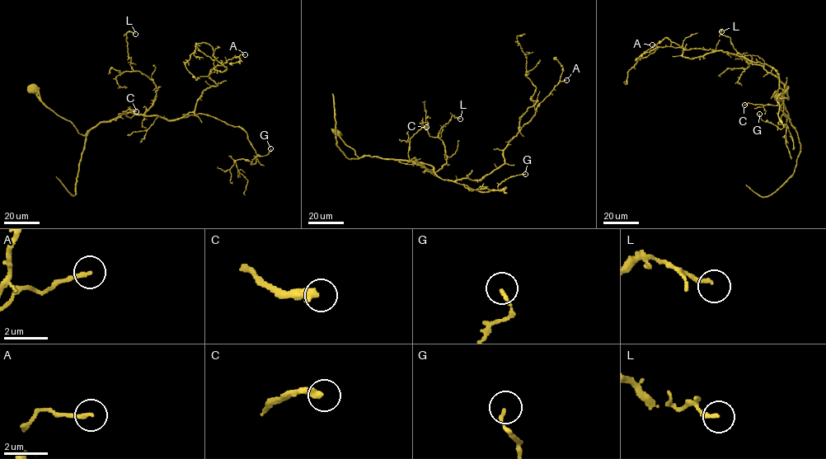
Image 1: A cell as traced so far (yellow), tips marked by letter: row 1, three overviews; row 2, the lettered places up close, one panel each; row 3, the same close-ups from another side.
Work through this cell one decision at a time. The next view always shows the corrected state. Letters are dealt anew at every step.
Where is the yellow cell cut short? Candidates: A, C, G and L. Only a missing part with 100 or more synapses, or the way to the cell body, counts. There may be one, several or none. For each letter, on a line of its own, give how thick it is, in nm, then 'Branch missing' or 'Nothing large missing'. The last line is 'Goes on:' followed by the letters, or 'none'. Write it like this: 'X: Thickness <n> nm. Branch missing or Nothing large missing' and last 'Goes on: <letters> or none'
A: Thickness 170 nm. Nothing large missing
C: Thickness 320 nm. Nothing large missing
G: Thickness 130 nm. Nothing large missing
L: Thickness 170 nm. Nothing large missing
Goes on: none

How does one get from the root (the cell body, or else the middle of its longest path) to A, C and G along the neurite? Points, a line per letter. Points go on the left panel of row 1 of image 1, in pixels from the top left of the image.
A: (32, 88), (85, 135), (129, 113), (184, 117), (204, 91), (217, 86), (210, 71), (245, 54)
C: (32, 88), (39, 100), (83, 135), (102, 122), (126, 113), (133, 115), (130, 118), (122, 112), (136, 111)
G: (32, 88), (83, 135), (129, 113), (171, 120), (202, 114), (246, 133), (255, 152), (251, 165), (270, 148)

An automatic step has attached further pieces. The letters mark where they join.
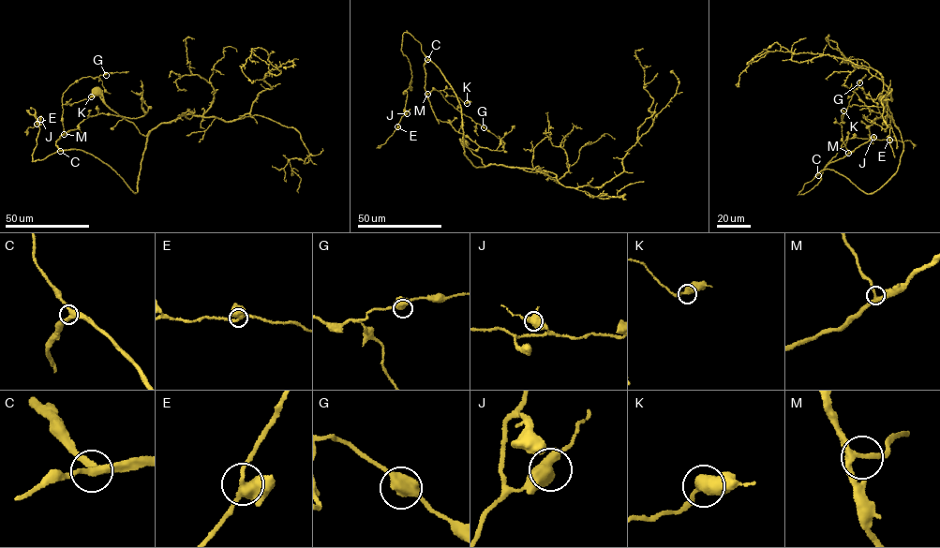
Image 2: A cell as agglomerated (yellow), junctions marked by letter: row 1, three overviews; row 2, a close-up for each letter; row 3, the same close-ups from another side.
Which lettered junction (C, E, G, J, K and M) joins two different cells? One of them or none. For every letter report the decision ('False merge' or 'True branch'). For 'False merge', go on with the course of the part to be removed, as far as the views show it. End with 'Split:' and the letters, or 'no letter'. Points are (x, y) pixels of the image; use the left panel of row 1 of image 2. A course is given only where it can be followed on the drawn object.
C: True branch
E: True branch
G: True branch
J: True branch
K: True branch
M: True branch
Split: no letter

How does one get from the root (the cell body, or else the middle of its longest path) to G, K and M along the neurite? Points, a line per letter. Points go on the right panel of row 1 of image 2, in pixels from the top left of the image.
G: (881, 96), (902, 143), (896, 173), (866, 194), (832, 170), (817, 174), (848, 153), (841, 123), (859, 82)
K: (881, 96), (903, 150), (896, 173), (872, 193), (832, 170), (817, 174), (848, 153), (839, 124), (843, 111)
M: (881, 96), (902, 143), (897, 171), (875, 191), (866, 194), (832, 170), (817, 174), (848, 153)

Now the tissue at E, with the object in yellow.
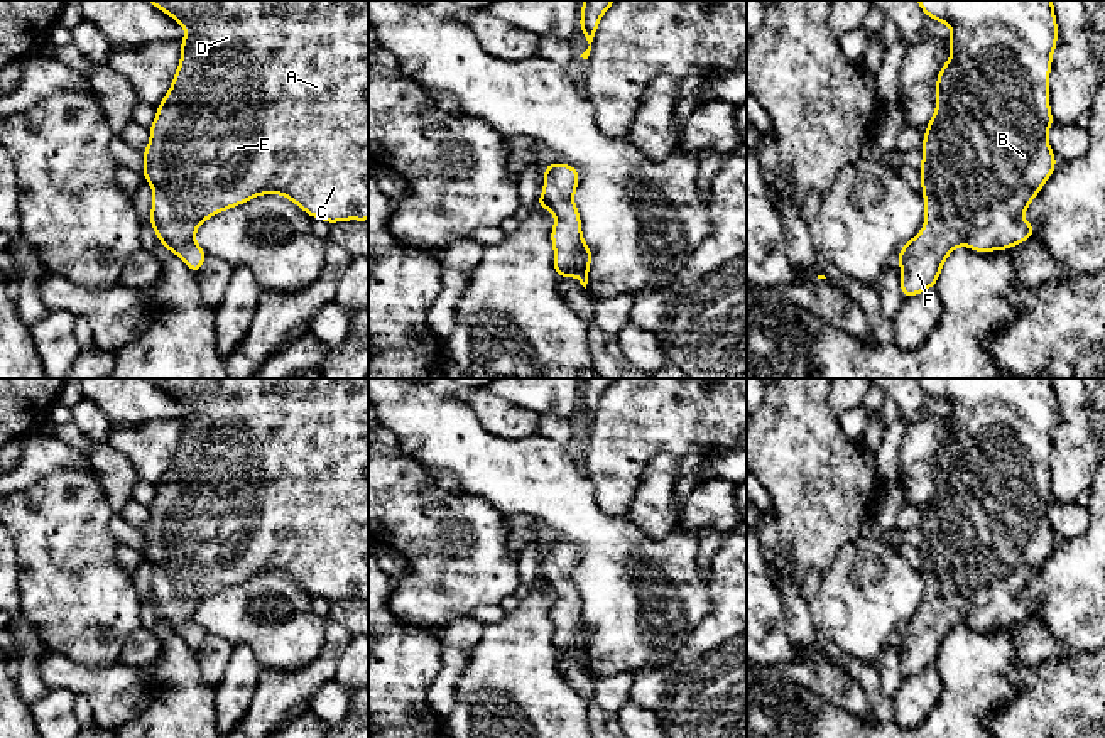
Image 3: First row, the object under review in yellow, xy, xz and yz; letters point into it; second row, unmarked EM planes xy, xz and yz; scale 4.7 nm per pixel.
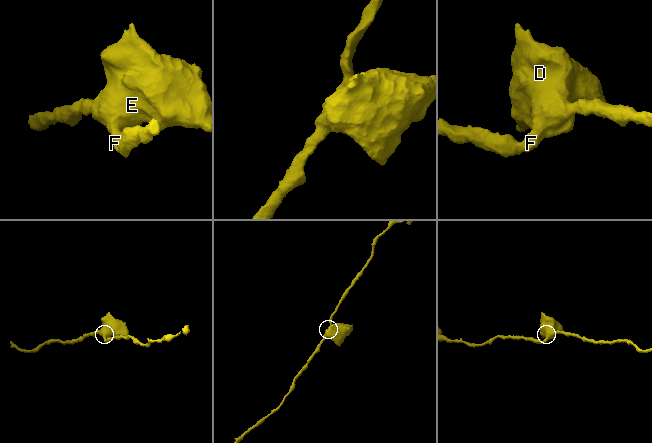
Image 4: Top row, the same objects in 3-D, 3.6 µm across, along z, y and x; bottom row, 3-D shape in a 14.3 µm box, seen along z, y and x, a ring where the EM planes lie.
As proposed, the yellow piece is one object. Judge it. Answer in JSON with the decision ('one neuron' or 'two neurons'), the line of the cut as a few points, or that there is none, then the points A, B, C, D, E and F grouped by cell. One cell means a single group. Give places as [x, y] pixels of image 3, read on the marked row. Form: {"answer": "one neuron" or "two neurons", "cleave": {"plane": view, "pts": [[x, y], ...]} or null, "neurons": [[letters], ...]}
{"answer": "one neuron", "cleave": null, "neurons": [["A", "B", "C", "D", "E", "F"]]}

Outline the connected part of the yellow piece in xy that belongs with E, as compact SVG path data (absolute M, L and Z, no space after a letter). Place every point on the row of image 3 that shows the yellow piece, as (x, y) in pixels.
M147 0L186 29L181 39L181 62L172 84L155 106L157 117L149 133L150 142L140 152L145 160L142 179L152 189L152 225L159 241L198 274L208 253L194 241L198 226L228 208L240 206L260 194L284 194L311 218L329 225L346 220L368 220L368 0Z

